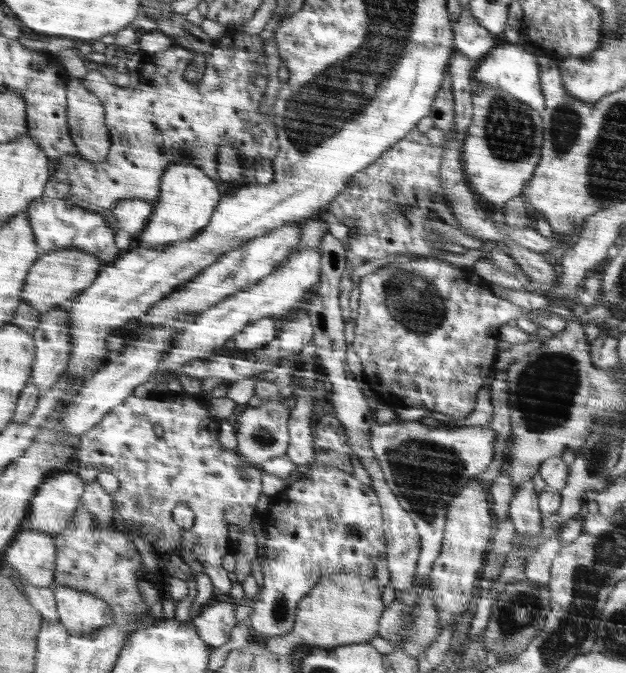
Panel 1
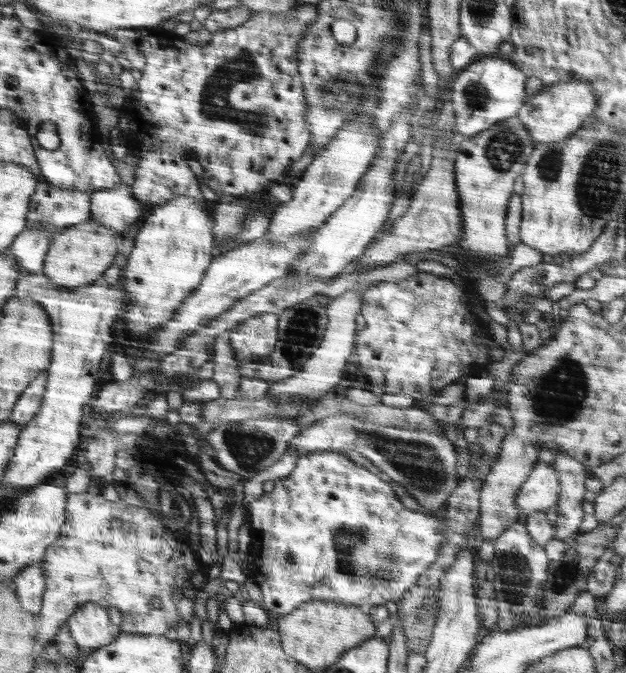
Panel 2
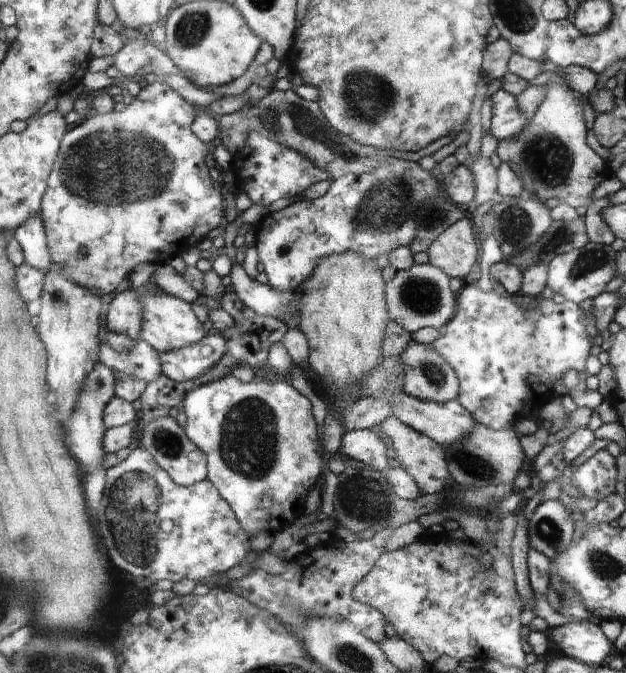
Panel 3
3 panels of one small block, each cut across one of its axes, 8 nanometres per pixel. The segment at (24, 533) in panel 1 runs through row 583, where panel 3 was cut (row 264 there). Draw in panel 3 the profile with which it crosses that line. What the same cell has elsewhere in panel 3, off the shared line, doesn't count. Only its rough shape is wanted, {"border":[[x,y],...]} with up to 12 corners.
{"border":[[36,214],[13,236],[26,263],[50,271],[55,264],[44,216]]}

